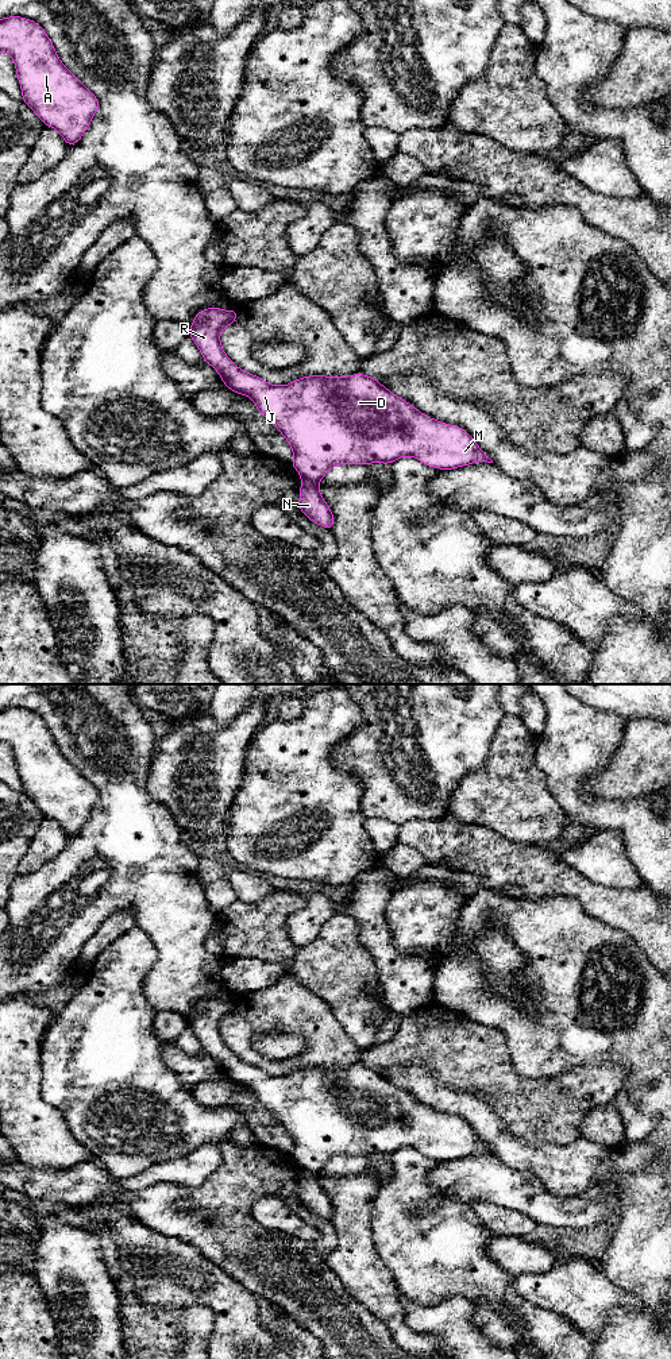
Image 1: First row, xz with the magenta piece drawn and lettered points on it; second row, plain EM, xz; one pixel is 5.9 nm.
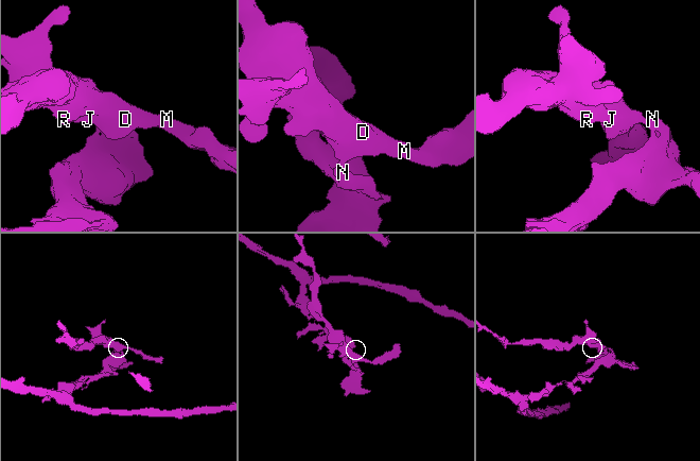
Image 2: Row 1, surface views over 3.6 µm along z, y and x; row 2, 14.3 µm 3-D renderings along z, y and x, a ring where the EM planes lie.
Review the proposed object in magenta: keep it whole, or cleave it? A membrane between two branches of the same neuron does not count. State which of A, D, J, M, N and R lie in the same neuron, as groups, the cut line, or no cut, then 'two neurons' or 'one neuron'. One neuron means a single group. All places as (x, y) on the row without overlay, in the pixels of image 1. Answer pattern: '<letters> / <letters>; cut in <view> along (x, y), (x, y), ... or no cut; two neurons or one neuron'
A D J M R / N; cut in xz along (303, 1169), (317, 1173); two neurons

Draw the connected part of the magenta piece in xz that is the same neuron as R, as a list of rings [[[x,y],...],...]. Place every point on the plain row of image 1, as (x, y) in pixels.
[[[216,997],[198,1001],[189,1027],[203,1050],[220,1066],[234,1084],[250,1088],[257,1100],[284,1126],[294,1144],[290,1155],[302,1170],[320,1173],[338,1155],[390,1155],[412,1147],[421,1154],[452,1161],[477,1153],[493,1154],[473,1128],[460,1117],[433,1111],[405,1090],[365,1065],[348,1067],[309,1066],[289,1076],[269,1076],[265,1070],[239,1059],[223,1042],[220,1022],[239,1008],[239,1001]]]

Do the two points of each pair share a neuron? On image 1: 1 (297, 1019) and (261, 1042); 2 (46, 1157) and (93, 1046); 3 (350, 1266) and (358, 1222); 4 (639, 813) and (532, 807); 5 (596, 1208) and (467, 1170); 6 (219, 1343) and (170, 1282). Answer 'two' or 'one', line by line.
1: two
2: two
3: one
4: two
5: one
6: one

